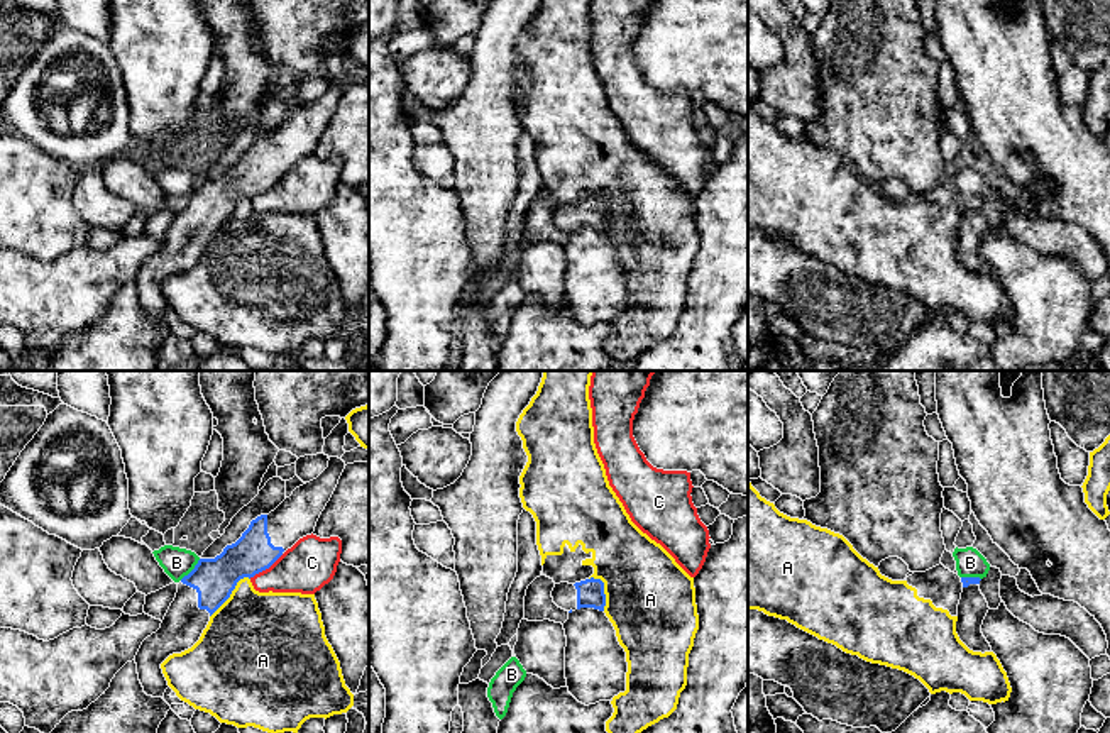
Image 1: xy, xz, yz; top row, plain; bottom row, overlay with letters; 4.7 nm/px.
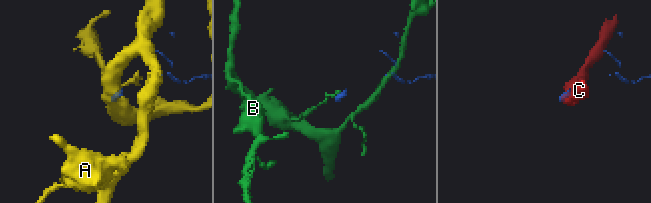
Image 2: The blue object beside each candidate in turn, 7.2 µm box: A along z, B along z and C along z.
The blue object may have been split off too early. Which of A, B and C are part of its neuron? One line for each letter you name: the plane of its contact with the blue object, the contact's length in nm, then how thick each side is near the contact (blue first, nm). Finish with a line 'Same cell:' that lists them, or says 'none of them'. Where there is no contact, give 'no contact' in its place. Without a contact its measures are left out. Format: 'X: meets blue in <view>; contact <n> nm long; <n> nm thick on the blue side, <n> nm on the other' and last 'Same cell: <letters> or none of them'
Same cell: none of them

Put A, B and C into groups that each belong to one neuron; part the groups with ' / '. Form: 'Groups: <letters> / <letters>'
Groups: A / B / C

